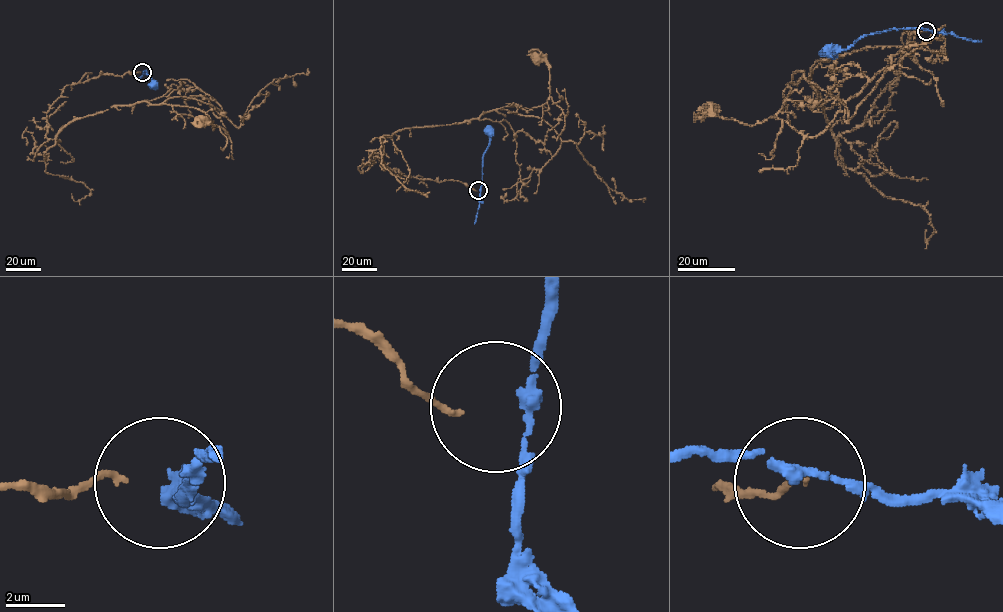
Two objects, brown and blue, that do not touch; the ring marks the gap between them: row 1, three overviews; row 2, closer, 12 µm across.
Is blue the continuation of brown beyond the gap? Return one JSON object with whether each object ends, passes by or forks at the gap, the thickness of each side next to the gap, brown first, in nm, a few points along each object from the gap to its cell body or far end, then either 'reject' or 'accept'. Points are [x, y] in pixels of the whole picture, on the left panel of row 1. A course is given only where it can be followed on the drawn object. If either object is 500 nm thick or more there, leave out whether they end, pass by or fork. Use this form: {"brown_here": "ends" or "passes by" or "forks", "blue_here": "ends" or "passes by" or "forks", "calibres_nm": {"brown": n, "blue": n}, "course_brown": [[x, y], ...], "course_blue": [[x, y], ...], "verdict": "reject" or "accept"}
{"brown_here": "ends", "blue_here": "passes by", "calibres_nm": {"brown": 220, "blue": 400}, "course_brown": [[140, 72], [68, 85], [46, 114], [45, 136], [143, 101], [194, 107], [214, 129], [201, 118]], "course_blue": [[144, 71], [153, 84]], "verdict": "reject"}

